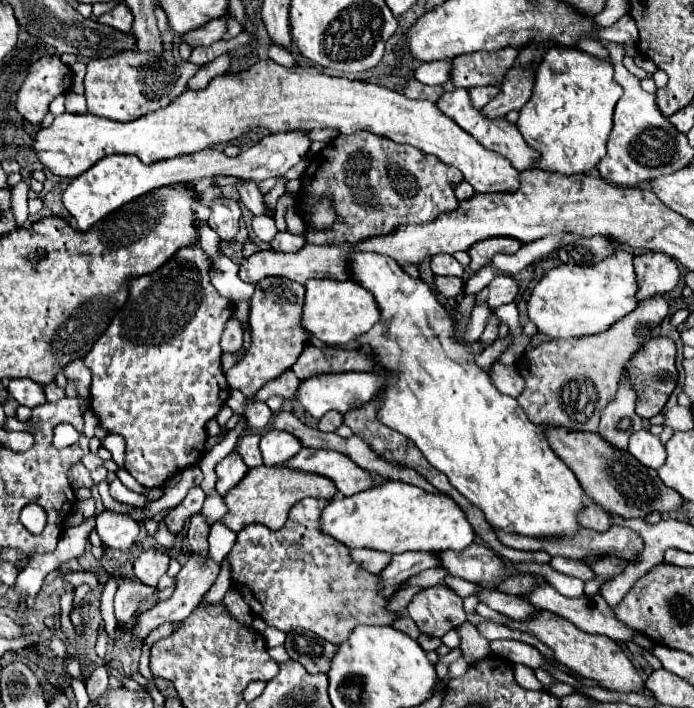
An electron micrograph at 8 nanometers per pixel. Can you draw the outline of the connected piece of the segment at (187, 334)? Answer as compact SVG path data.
M194 244L180 248L156 272L134 278L126 304L116 312L106 332L84 356L86 366L92 370L92 410L100 426L126 440L124 468L144 488L158 488L172 474L200 460L208 438L204 424L220 412L230 396L230 386L220 368L220 336L224 324L234 316L234 304L212 286L210 268L212 260Z

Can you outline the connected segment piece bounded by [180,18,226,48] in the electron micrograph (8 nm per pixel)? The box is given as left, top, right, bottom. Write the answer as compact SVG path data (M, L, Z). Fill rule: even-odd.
M218 18L218 20L210 20L208 24L196 28L196 30L190 30L186 34L180 36L180 40L184 44L188 44L190 48L196 48L196 46L210 46L214 42L218 42L226 32L226 18Z

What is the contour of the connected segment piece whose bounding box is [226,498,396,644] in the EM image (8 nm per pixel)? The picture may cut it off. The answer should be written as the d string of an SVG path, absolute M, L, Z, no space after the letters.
M302 498L290 508L288 520L278 532L262 524L246 526L246 530L238 534L238 540L234 548L228 552L226 560L230 564L232 584L242 594L250 610L260 618L264 618L268 626L278 628L282 632L290 632L298 628L312 630L314 634L322 636L332 644L342 644L348 640L350 632L356 626L360 624L392 626L396 614L388 610L390 598L382 594L380 578L376 574L366 572L362 566L358 566L358 562L352 560L350 550L346 550L346 546L334 542L334 538L326 538L326 534L318 530L318 514L322 512L324 504L328 504L328 500Z

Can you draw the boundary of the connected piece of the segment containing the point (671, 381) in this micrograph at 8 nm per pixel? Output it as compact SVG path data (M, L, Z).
M652 336L644 344L644 348L640 348L634 354L634 358L630 358L626 372L628 372L632 386L636 388L636 394L638 394L638 402L636 402L638 416L652 418L664 408L664 404L666 404L668 396L672 394L672 390L676 388L676 380L678 380L674 358L676 358L676 346L670 338L664 338L664 336Z

